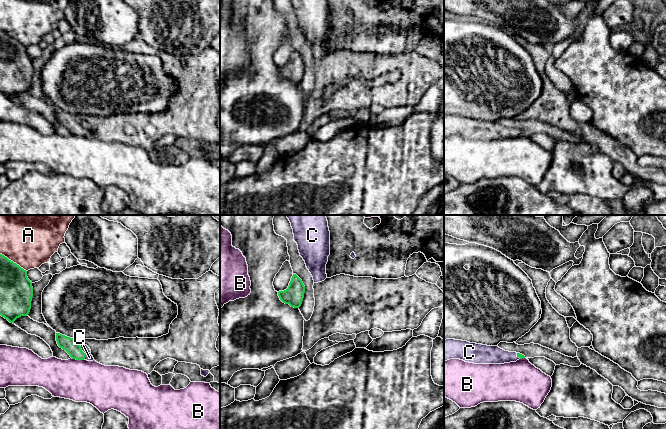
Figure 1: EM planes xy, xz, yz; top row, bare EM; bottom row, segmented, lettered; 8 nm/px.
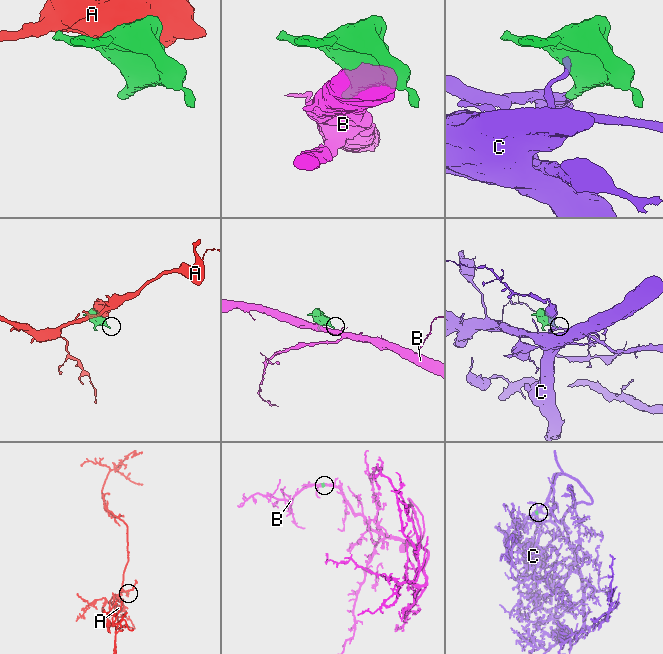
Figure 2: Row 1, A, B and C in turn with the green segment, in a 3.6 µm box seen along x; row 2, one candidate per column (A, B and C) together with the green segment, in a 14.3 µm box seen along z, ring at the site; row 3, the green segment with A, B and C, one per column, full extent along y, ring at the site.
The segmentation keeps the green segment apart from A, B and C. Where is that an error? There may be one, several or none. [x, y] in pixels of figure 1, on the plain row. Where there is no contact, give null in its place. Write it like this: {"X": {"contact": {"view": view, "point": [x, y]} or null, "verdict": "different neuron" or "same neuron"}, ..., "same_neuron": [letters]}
{"A": {"contact": {"view": "xy", "point": [12, 37]}, "verdict": "different neuron"}, "B": {"contact": {"view": "xy", "point": [78, 135]}, "verdict": "different neuron"}, "C": {"contact": {"view": "yz", "point": [518, 132]}, "verdict": "same neuron"}, "same_neuron": ["C"]}

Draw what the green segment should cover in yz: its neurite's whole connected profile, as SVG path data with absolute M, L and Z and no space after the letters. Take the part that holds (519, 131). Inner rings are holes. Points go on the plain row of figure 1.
M444 116L444 138L460 135L474 140L504 140L525 134L516 128L505 127L498 122L487 122L462 116Z

